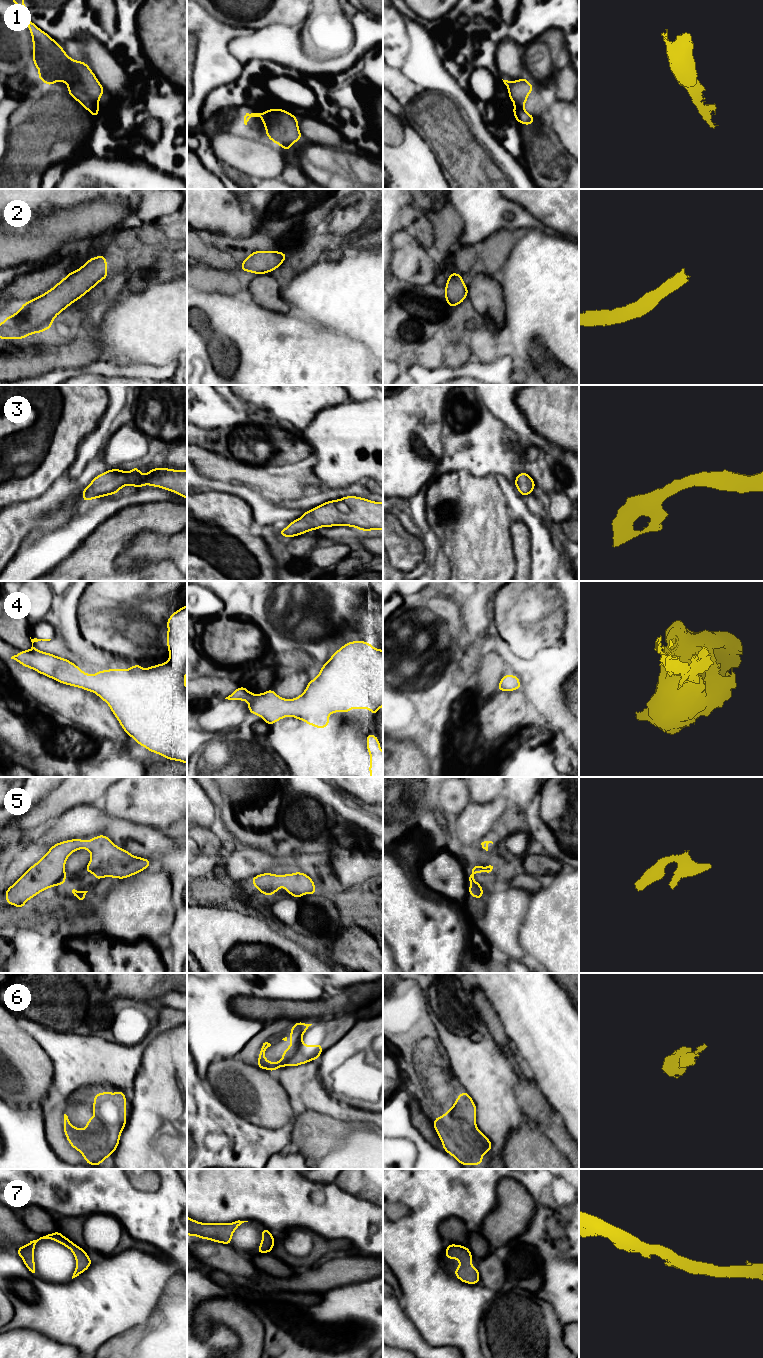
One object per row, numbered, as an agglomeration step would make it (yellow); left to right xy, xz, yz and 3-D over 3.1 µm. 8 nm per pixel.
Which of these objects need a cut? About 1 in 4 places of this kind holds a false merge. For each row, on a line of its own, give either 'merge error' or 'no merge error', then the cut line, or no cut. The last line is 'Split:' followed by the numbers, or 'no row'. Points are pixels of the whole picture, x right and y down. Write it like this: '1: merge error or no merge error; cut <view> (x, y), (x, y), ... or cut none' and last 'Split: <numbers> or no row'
1: no merge error; cut none
2: no merge error; cut none
3: no merge error; cut none
4: no merge error; cut none
5: no merge error; cut none
6: no merge error; cut none
7: no merge error; cut none
Split: no row

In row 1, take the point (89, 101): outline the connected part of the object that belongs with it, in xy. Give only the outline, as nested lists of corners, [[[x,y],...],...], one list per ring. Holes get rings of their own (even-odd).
[[[12,0],[21,10],[32,35],[33,63],[39,68],[38,78],[48,86],[56,81],[65,82],[68,94],[97,118],[98,103],[104,88],[90,67],[70,58],[64,49],[50,35],[37,27],[29,18],[24,0]]]

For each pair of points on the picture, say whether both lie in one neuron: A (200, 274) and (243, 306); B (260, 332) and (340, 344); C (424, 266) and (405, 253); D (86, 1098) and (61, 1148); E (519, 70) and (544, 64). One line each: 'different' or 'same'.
A: different
B: same
C: same
D: same
E: different

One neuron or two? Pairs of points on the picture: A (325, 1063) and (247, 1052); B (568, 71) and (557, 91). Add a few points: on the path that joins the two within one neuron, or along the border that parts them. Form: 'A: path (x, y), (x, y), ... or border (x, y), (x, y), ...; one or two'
A: border (334, 1043), (316, 1059); two
B: path (565, 76), (562, 86); one

